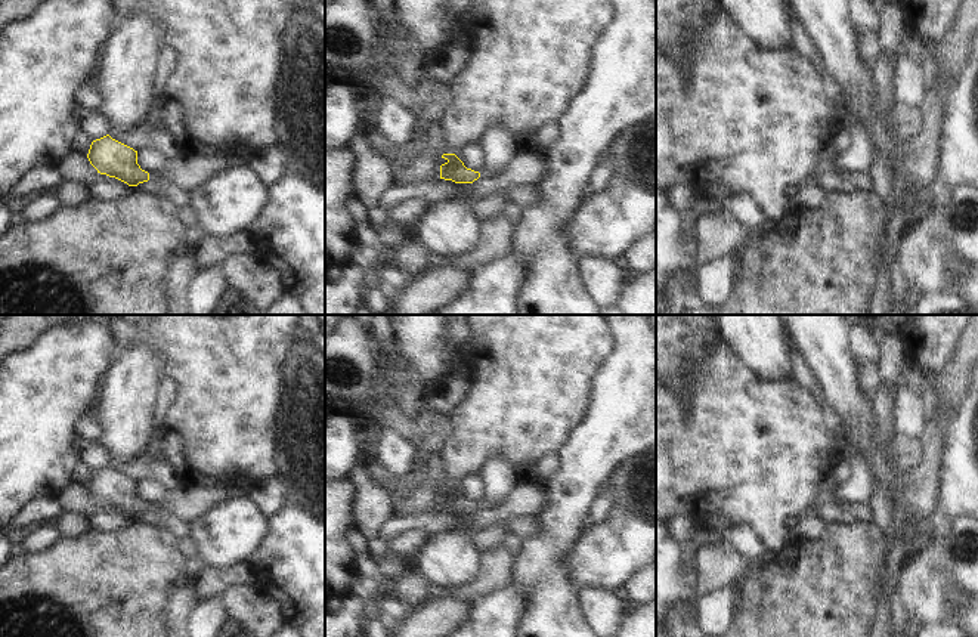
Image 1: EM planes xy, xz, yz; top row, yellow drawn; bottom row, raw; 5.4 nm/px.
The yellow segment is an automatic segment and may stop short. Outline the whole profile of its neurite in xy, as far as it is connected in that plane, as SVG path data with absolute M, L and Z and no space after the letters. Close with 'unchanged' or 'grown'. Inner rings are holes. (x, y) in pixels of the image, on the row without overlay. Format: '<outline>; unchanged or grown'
M109 466L92 473L87 489L98 504L115 508L129 517L149 511L149 504L137 495L137 482Z; unchanged

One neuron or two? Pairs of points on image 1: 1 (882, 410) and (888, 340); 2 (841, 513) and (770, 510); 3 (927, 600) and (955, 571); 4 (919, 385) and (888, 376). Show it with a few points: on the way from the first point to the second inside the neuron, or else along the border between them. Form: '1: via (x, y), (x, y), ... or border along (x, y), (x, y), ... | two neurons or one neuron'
1: via (885, 392), (890, 358) | one neuron
2: border along (831, 475), (820, 485), (819, 495), (814, 500) | two neurons
3: via (932, 593), (947, 578) | one neuron
4: border along (906, 359), (900, 373) | two neurons

